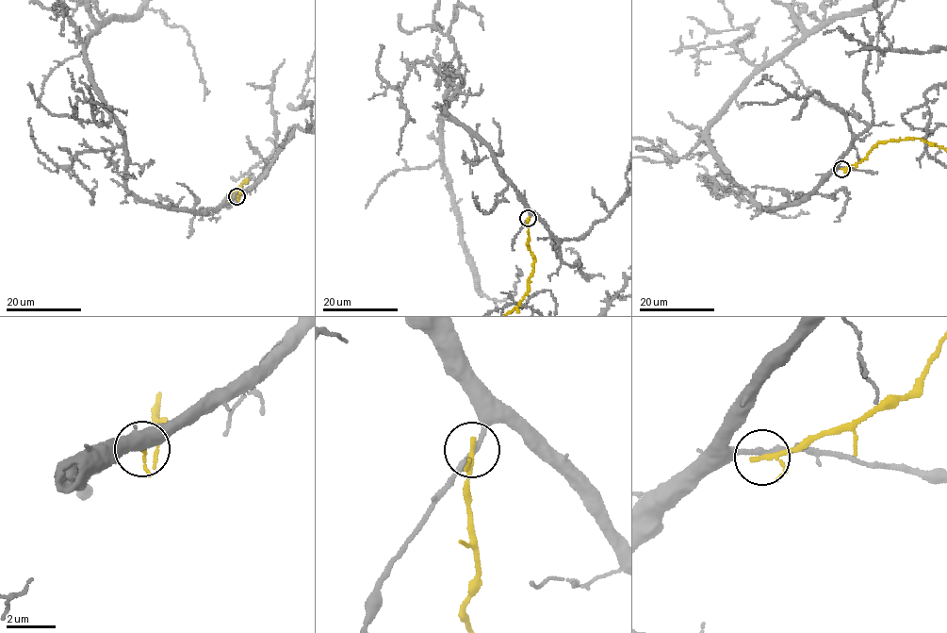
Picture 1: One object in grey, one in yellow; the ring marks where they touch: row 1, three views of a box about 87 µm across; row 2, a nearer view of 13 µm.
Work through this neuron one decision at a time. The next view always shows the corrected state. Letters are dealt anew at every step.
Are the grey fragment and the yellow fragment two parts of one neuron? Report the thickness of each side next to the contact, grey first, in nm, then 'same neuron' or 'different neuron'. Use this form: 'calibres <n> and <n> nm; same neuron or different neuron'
calibres 200 and 160 nm; different neuron

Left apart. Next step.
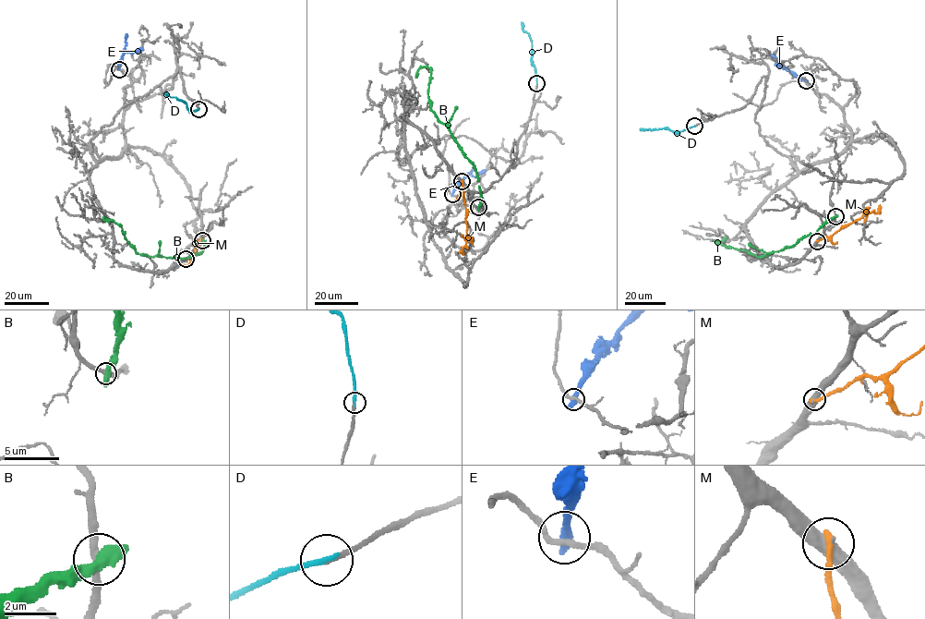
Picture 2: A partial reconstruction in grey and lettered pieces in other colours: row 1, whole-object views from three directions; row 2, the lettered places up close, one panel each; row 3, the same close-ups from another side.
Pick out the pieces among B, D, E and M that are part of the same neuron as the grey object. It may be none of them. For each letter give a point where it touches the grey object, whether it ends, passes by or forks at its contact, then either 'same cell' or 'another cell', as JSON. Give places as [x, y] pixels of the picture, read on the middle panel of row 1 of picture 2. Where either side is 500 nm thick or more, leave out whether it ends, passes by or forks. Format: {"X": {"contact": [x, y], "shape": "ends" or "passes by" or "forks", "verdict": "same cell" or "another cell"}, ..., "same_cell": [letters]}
{"B": {"contact": [478, 207], "verdict": "another cell"}, "D": {"contact": [536, 83], "shape": "ends", "verdict": "same cell"}, "E": {"contact": [452, 194], "shape": "ends", "verdict": "another cell"}, "M": {"contact": [462, 181], "verdict": "another cell"}, "same_cell": ["D"]}

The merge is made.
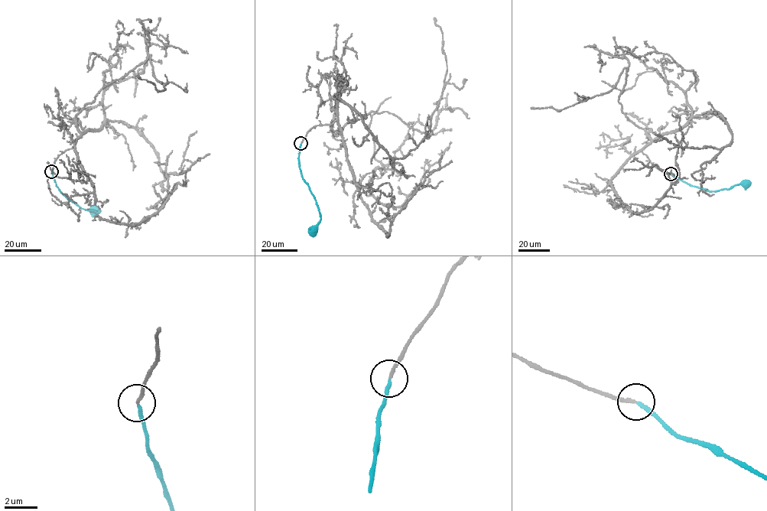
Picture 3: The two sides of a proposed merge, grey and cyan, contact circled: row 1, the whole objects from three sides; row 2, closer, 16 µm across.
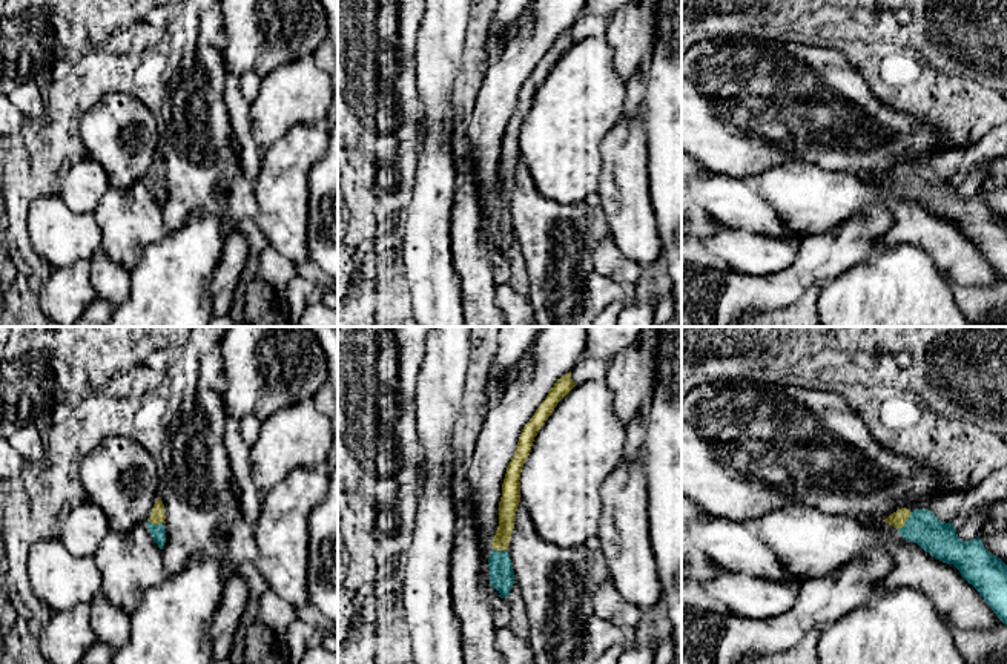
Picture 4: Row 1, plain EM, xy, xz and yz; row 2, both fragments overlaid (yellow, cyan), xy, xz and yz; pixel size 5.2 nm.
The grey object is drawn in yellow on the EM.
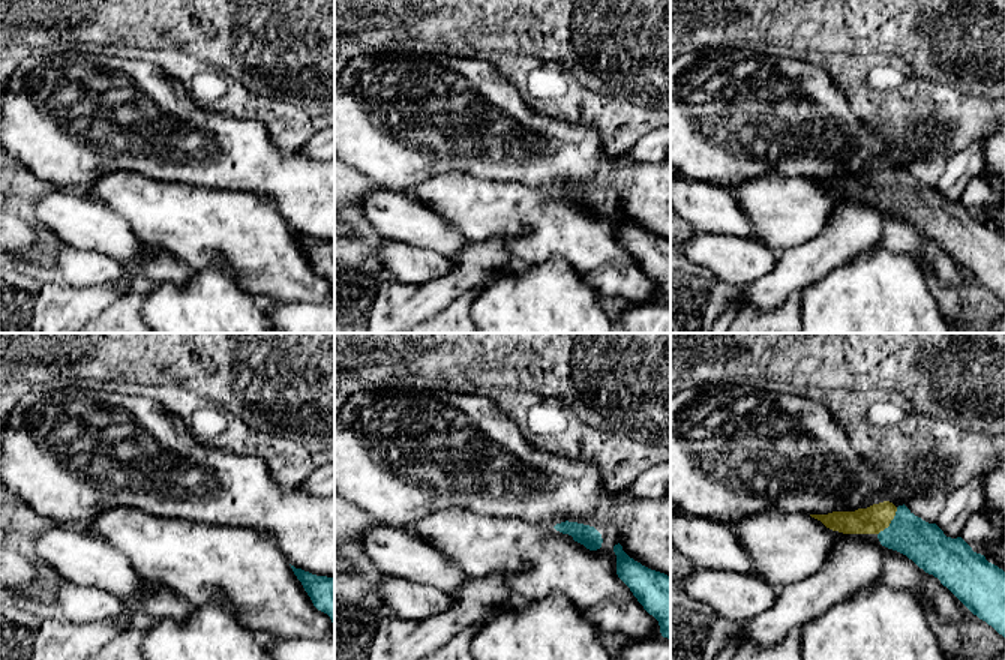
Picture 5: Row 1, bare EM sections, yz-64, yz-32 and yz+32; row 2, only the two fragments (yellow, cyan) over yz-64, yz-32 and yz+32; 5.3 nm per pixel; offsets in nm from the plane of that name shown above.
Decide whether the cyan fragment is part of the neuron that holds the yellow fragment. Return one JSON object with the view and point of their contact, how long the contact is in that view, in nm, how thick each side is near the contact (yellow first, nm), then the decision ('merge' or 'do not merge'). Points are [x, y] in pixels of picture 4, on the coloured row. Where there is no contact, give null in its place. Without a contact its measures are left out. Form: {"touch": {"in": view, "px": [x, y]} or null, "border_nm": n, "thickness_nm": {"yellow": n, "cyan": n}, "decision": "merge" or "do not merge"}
{"touch": {"in": "yz", "px": [906, 520]}, "border_nm": 120, "thickness_nm": {"yellow": 90, "cyan": 190}, "decision": "merge"}

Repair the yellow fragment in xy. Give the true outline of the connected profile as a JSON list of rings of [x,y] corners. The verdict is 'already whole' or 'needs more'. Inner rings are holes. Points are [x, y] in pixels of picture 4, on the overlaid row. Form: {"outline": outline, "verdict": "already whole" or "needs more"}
{"outline": [[[158,498],[152,508],[150,512],[150,520],[147,523],[149,532],[154,538],[154,541],[158,544],[160,549],[163,549],[164,543],[166,543],[166,531],[164,531],[164,523],[166,515],[164,515],[164,505],[163,501]]], "verdict": "needs more"}

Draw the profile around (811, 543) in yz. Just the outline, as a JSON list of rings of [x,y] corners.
[[[786,506],[760,518],[757,534],[781,560],[783,566],[797,577],[821,578],[853,561],[863,551],[884,549],[892,561],[892,570],[872,586],[873,595],[892,595],[900,589],[924,593],[939,616],[962,630],[987,632],[1002,621],[990,609],[979,592],[969,584],[953,564],[943,563],[921,546],[900,535],[900,531],[872,517],[827,514],[812,506]]]

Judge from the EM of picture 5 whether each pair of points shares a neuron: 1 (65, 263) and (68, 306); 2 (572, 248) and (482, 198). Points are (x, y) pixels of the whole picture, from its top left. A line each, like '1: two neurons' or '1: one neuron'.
1: two neurons
2: one neuron

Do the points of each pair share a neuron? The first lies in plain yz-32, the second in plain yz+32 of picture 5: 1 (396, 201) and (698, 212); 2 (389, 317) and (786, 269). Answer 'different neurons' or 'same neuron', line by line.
1: same neuron
2: same neuron

